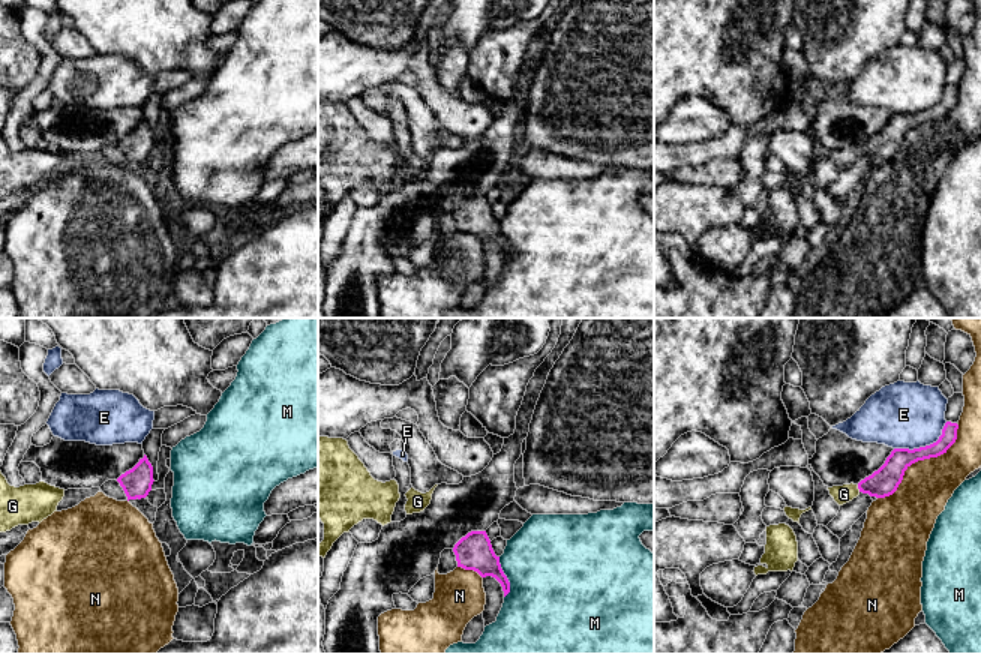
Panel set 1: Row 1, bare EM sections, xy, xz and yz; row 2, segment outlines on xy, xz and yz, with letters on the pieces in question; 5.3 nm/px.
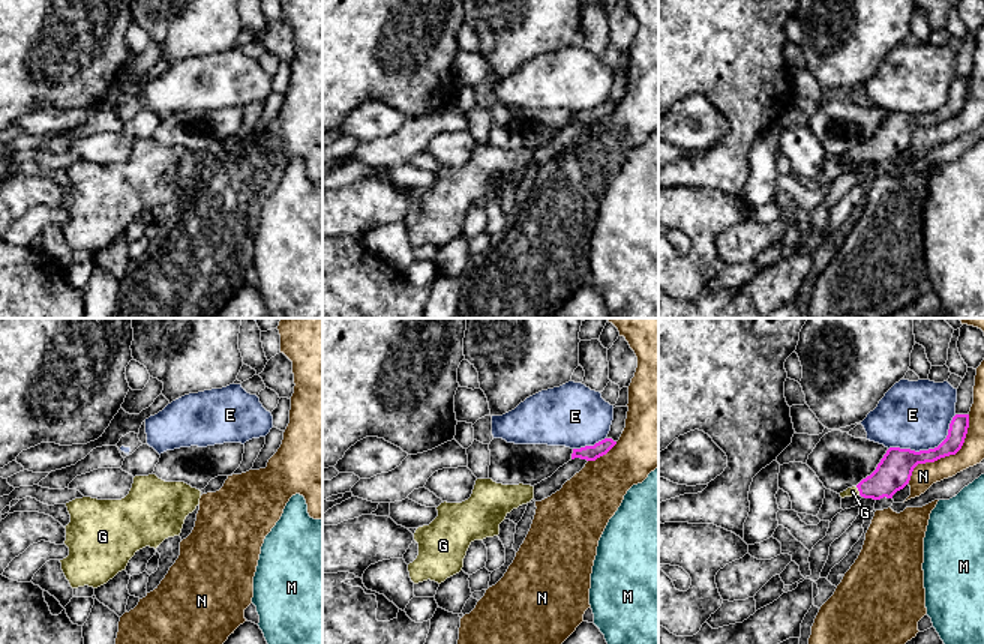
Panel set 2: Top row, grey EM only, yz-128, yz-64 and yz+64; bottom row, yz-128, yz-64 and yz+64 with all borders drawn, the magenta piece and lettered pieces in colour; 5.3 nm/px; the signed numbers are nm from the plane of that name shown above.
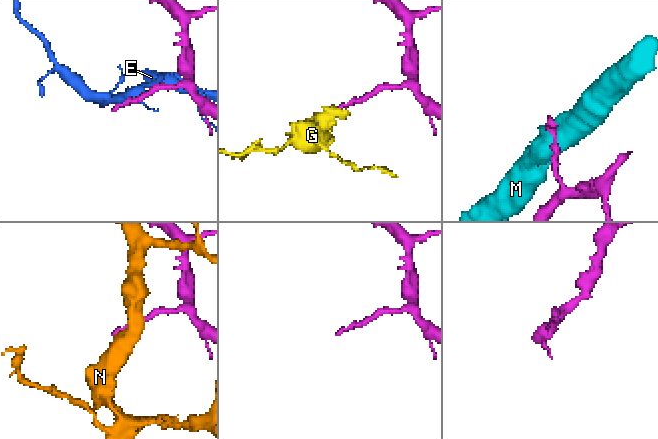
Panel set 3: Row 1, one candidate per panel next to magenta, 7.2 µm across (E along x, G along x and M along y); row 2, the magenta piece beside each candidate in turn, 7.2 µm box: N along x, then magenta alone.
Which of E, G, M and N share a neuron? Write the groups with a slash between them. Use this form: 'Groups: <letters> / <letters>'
Groups: E / G / M / N

